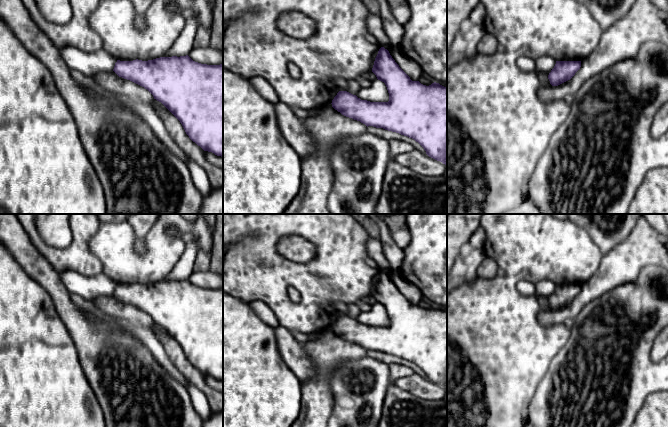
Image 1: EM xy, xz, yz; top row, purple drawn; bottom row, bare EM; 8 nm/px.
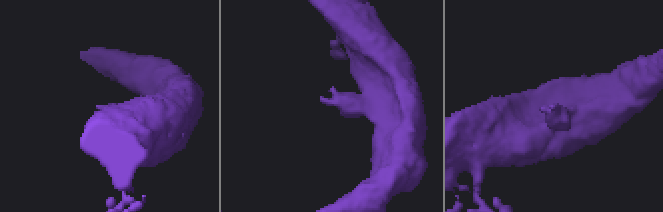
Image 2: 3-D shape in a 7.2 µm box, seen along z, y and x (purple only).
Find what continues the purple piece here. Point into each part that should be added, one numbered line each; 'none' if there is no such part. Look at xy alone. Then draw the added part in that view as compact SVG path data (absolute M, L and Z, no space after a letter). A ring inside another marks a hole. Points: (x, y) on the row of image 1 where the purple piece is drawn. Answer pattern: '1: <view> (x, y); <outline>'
none

